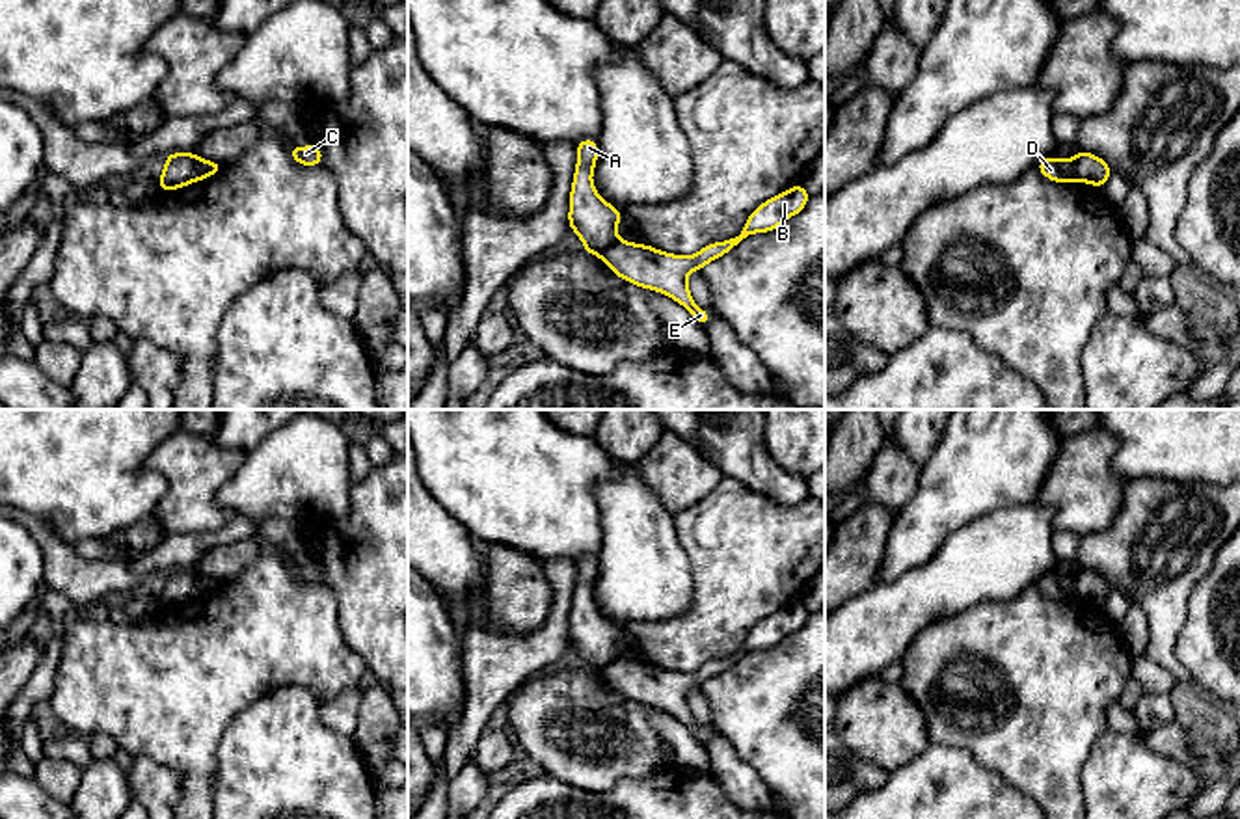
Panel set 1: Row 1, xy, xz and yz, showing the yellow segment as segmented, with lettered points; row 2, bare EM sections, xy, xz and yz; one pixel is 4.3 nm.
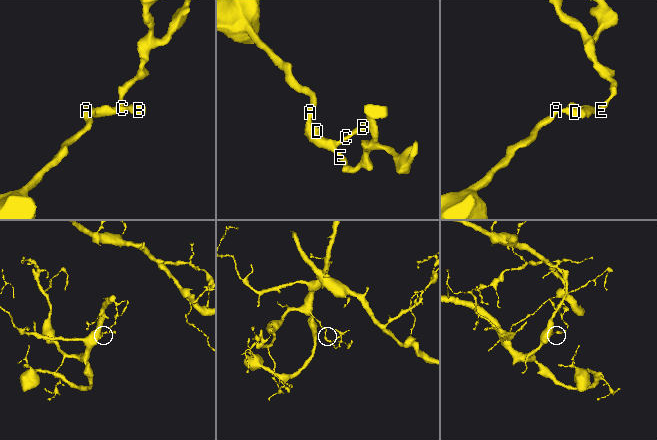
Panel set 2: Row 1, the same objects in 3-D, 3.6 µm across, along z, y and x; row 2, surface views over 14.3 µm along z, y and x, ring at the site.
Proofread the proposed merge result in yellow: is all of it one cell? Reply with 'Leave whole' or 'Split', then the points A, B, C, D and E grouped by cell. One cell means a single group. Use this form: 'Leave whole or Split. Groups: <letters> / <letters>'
Split. Groups: A D / B C E

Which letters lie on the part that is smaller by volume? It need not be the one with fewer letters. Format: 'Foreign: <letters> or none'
Foreign: B, C, E

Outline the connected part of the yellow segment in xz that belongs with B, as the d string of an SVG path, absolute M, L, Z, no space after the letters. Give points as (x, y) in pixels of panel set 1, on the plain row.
M795 601L788 609L762 620L748 633L739 653L709 661L693 674L672 672L648 661L640 663L622 657L611 661L600 674L618 694L676 717L704 745L709 739L709 730L694 722L687 692L693 687L702 687L709 678L722 674L748 651L776 646L788 635L799 631L808 616L810 611L801 601Z

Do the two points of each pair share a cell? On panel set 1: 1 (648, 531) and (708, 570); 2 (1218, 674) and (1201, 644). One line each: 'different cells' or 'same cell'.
1: different cells
2: same cell

